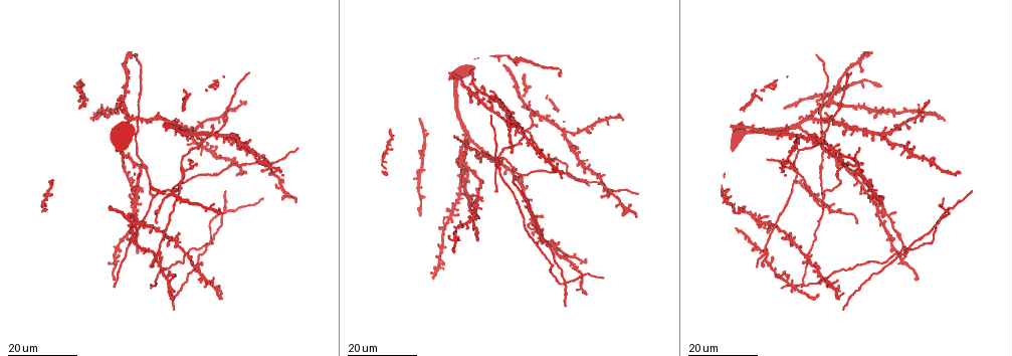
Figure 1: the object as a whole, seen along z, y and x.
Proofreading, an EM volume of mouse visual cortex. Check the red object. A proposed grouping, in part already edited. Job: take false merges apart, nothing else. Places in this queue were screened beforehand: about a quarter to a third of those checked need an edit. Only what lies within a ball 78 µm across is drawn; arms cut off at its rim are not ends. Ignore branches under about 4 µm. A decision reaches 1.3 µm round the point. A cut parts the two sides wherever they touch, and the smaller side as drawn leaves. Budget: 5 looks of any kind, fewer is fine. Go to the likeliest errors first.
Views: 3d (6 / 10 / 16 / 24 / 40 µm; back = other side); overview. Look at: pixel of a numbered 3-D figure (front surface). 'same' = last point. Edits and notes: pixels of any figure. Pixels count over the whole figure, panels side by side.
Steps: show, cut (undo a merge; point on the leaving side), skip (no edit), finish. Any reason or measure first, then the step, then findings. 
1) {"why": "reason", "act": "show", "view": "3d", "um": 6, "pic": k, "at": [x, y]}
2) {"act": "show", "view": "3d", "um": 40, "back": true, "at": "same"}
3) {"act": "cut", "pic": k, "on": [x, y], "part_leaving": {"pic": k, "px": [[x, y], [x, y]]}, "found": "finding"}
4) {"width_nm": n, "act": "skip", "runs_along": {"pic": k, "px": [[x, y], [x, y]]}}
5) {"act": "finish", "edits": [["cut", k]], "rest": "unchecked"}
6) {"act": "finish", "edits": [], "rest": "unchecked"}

{"why": "four-way junction", "act": "show", "view": "3d", "um": 16, "pic": 1, "at": [563, 281]}

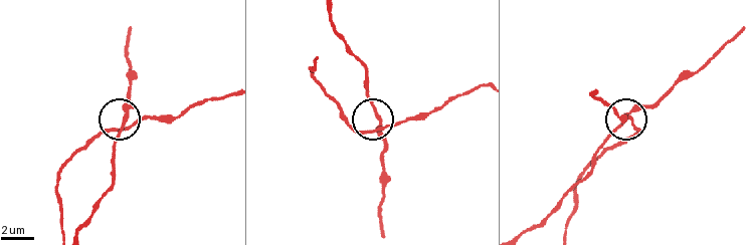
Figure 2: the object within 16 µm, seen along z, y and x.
{"act": "show", "view": "3d", "um": 6, "pic": 2, "at": [379, 119]}

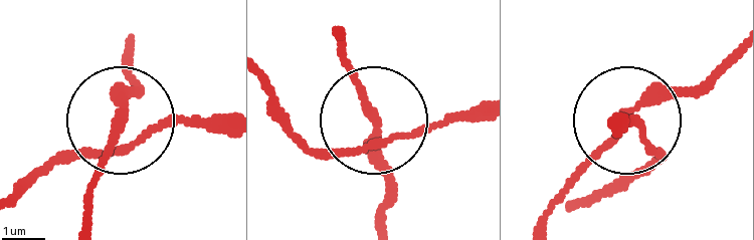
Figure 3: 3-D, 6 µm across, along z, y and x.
{"act": "skip", "runs_along": {"pic": 3, "px": [[13, 202], [59, 159], [125, 145], [135, 51]]}, "found": "all the same neuron"}

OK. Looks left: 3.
{"why": "arms run side by side", "act": "show", "view": "3d", "um": 16, "pic": 1, "at": [182, 171]}

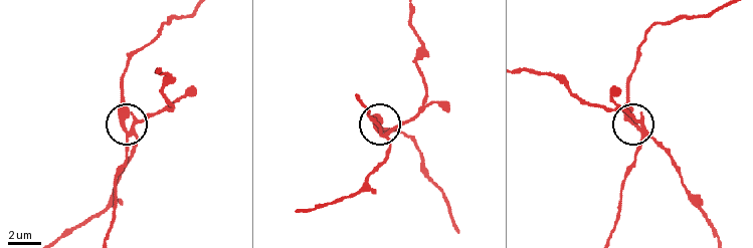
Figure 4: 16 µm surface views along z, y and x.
{"act": "show", "view": "3d", "um": 6, "pic": 4, "at": [639, 128]}

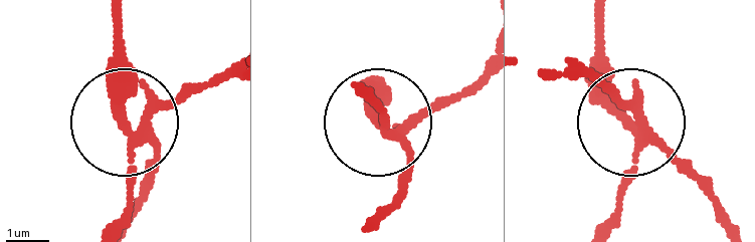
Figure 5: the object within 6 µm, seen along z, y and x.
{"width_nm": 260, "act": "cut", "pic": 5, "on": [178, 95], "part_leaving": {"pic": 5, "px": [[646, 140], [723, 223]]}, "found": "two neurons meet here"}

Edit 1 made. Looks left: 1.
{"act": "finish", "edits": [["cut", 5]], "rest": "unchecked"}

